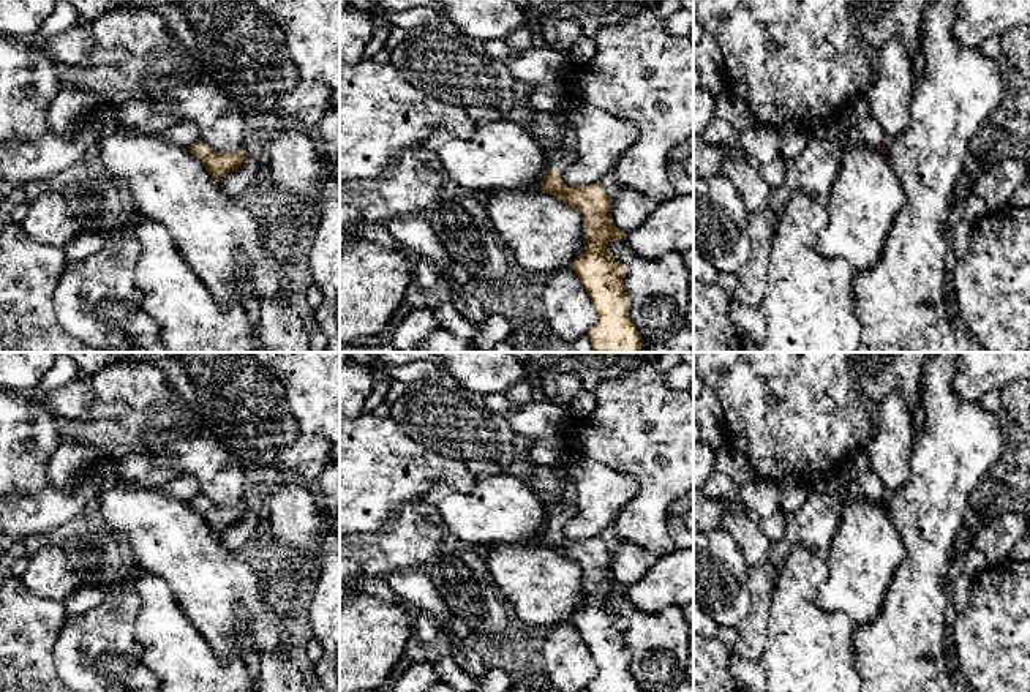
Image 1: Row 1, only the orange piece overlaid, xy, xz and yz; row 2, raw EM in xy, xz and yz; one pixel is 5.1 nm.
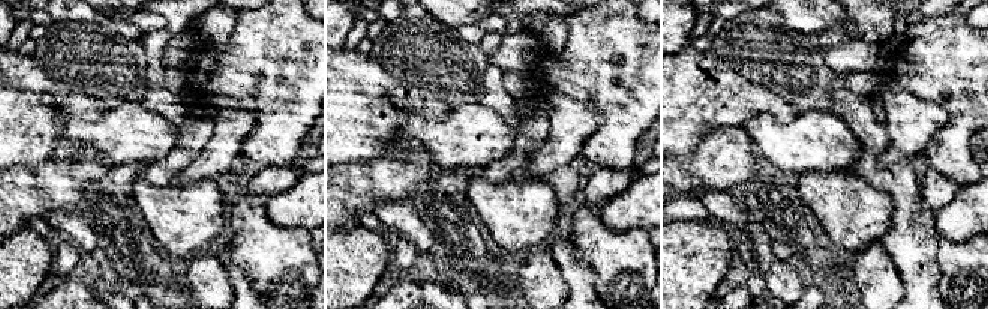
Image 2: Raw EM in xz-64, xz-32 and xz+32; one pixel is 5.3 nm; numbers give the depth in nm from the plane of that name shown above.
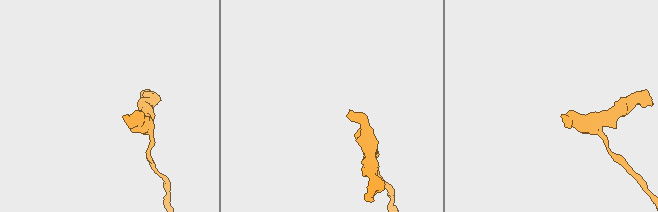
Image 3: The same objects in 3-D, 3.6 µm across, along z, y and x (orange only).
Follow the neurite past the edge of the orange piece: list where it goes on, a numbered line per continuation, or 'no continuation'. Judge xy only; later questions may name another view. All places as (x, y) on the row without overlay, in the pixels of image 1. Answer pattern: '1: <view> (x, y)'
no continuation

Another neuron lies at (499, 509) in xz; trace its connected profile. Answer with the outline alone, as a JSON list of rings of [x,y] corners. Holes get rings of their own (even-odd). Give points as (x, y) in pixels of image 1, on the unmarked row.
[[[509,474],[480,476],[471,490],[438,483],[420,498],[433,507],[441,528],[466,543],[513,545],[547,525],[542,499],[524,482]]]

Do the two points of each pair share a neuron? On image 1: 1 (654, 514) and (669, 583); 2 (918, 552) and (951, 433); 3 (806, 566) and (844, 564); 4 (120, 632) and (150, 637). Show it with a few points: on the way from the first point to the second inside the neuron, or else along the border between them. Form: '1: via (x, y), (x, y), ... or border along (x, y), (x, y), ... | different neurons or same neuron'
1: border along (676, 549), (659, 558) | different neurons
2: via (934, 526), (934, 498), (947, 465) | same neuron
3: border along (827, 561), (827, 577), (819, 586), (817, 601) | different neurons
4: border along (141, 599), (133, 631), (139, 648), (136, 658) | different neurons

